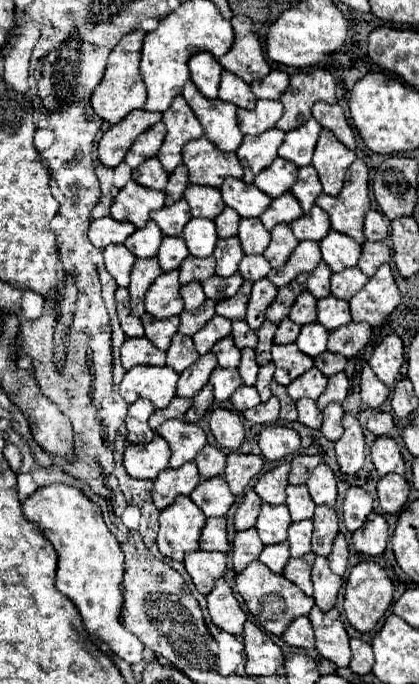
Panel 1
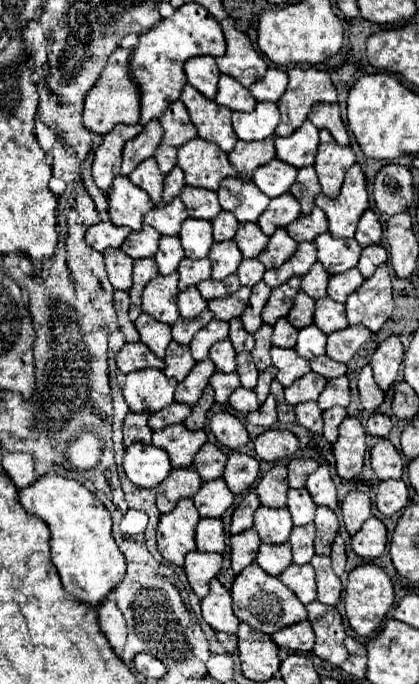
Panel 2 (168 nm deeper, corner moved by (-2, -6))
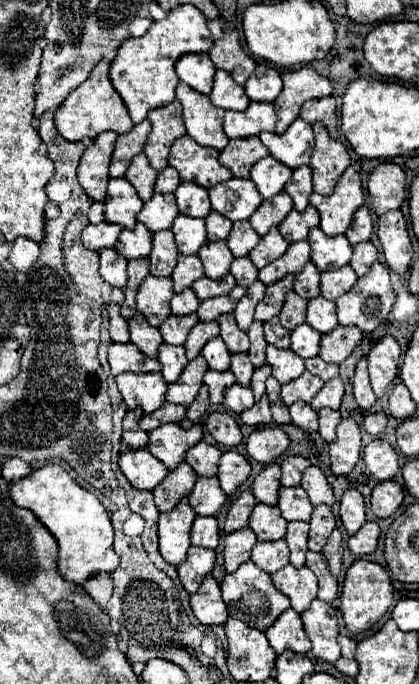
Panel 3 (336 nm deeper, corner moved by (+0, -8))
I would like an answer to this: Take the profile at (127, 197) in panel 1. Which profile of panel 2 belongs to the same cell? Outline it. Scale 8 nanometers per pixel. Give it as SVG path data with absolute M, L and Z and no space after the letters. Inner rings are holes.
M118 175L114 179L112 193L108 195L110 221L116 225L126 225L132 231L140 231L144 215L152 209L152 201L146 191L136 187L128 177Z

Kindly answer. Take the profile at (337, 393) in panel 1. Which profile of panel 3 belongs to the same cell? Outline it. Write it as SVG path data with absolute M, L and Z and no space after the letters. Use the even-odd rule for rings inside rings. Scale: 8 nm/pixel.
M340 377L324 383L324 387L320 389L320 393L314 397L314 401L310 403L314 411L320 411L324 407L328 409L340 409L340 403L342 403L342 397L344 397L344 383Z

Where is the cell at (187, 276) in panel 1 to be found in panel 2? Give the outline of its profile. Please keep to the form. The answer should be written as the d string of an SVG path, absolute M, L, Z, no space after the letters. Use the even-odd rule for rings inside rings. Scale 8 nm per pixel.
M184 257L180 261L180 265L178 265L178 273L180 273L178 289L184 291L190 285L198 285L200 281L208 279L210 273L212 273L212 267L210 267L210 261L206 257L204 259L188 259L188 257Z

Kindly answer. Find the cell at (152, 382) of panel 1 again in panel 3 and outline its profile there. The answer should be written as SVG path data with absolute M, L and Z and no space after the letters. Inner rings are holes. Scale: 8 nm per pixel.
M122 373L116 377L116 385L128 409L138 405L144 413L154 413L166 401L168 383L160 373Z

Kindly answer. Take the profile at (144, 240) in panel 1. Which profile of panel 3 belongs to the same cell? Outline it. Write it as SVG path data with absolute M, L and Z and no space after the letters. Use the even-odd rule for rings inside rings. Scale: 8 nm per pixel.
M136 223L132 231L124 229L116 241L114 247L124 259L138 259L138 257L148 257L152 249L152 233L146 229L146 225Z

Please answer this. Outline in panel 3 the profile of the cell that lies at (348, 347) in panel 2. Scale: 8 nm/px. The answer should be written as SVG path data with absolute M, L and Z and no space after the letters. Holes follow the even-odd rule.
M338 325L334 331L322 335L320 357L326 363L342 363L354 351L360 339L362 339L362 331L358 327Z

